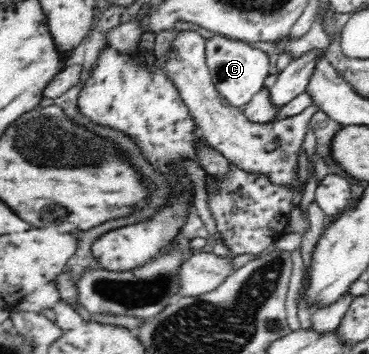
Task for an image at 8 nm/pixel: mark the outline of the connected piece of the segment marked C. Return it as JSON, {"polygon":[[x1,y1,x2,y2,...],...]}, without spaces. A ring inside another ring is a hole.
{"polygon":[[214,36,205,42,206,66,210,72,212,84,230,105,241,108,261,90,265,79,270,75,268,55,260,49,254,49,242,40,226,36]]}

